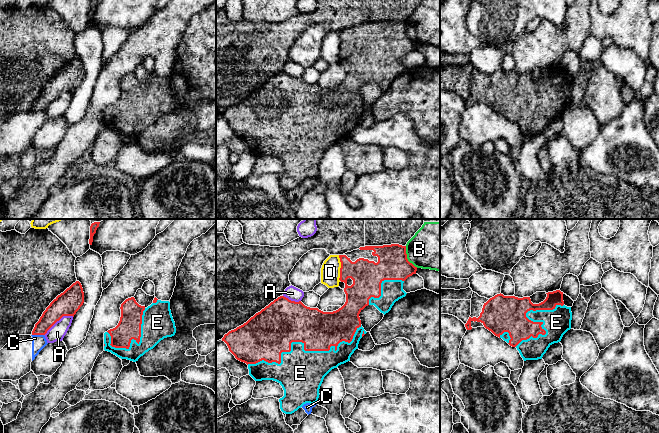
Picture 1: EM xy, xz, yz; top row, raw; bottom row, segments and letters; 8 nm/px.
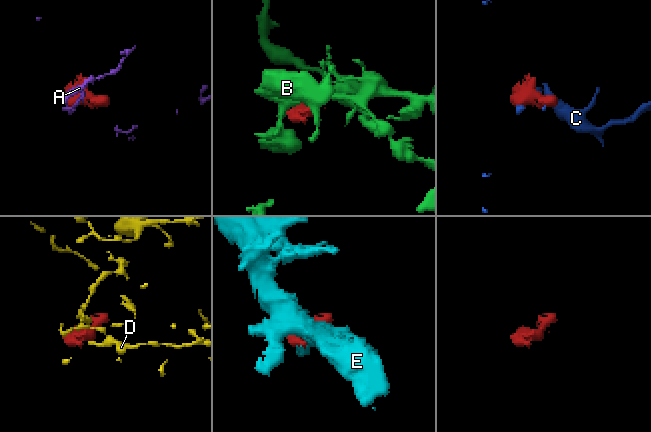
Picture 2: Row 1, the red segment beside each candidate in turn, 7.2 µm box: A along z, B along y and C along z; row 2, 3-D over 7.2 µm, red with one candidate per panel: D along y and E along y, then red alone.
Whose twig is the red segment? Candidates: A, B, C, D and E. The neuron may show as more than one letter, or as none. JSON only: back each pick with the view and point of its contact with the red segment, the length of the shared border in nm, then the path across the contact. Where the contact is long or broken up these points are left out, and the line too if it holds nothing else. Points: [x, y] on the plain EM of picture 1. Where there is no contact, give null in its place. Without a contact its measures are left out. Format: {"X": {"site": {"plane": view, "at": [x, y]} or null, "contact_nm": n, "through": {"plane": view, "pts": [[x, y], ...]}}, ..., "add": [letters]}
{"E": {"site": {"plane": "xz", "at": [302, 118]}, "contact_nm": 950}, "add": ["E"]}

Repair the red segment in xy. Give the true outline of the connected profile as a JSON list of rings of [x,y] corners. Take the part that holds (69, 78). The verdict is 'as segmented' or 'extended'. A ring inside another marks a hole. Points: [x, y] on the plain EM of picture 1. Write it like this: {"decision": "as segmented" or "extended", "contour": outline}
{"decision": "as segmented", "contour": [[[79,57],[58,71],[35,100],[32,111],[45,111],[63,92],[73,92],[84,79],[84,68]]]}

